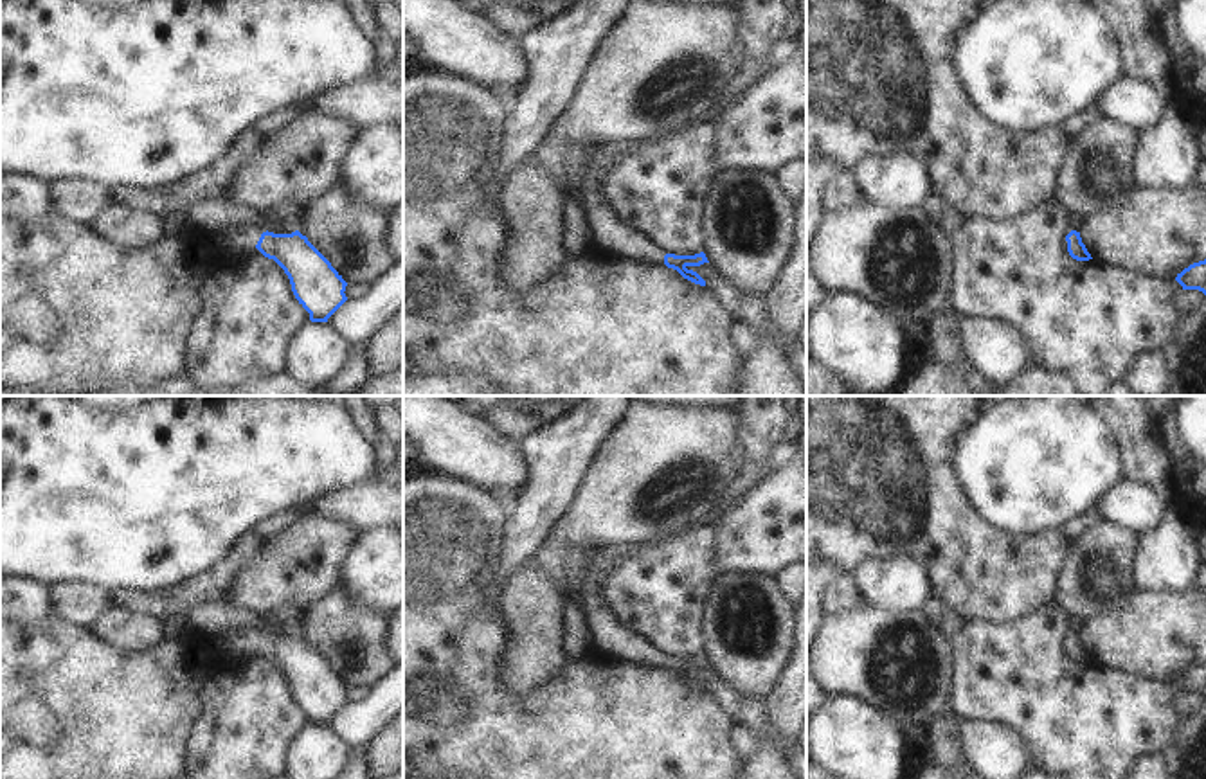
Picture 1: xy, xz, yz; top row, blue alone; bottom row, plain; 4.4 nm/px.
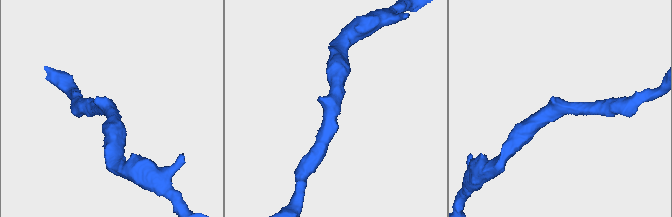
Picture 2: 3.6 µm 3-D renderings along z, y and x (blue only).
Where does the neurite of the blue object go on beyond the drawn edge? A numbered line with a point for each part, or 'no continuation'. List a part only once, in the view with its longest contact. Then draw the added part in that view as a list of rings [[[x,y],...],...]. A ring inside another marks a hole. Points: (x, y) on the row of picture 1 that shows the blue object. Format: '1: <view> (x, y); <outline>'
1: xy (240, 241); [[[238,227],[223,232],[207,234],[221,250],[225,257],[247,257],[257,245],[263,228],[259,227]]]

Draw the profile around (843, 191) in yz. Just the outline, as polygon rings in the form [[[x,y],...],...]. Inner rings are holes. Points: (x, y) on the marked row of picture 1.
[[[853,173],[839,175],[823,191],[823,207],[826,209],[826,212],[853,207],[862,201],[866,201],[866,196],[857,185]]]

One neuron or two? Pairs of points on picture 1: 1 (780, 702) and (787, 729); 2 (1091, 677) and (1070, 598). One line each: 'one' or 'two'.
1: one
2: two

